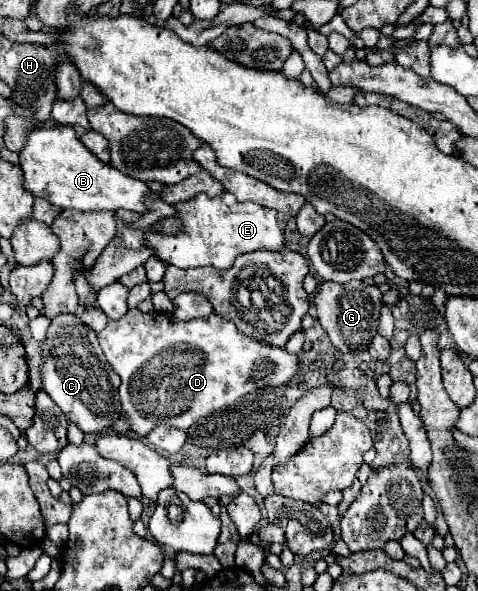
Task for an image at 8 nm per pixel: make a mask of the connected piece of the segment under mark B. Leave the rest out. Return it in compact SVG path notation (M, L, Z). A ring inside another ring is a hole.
M55 127L55 129L33 129L27 135L25 147L19 151L19 161L23 169L25 183L23 187L35 197L47 199L59 209L77 209L77 211L117 211L129 209L145 213L145 199L151 189L139 181L115 171L109 163L95 159L75 137L73 127Z

